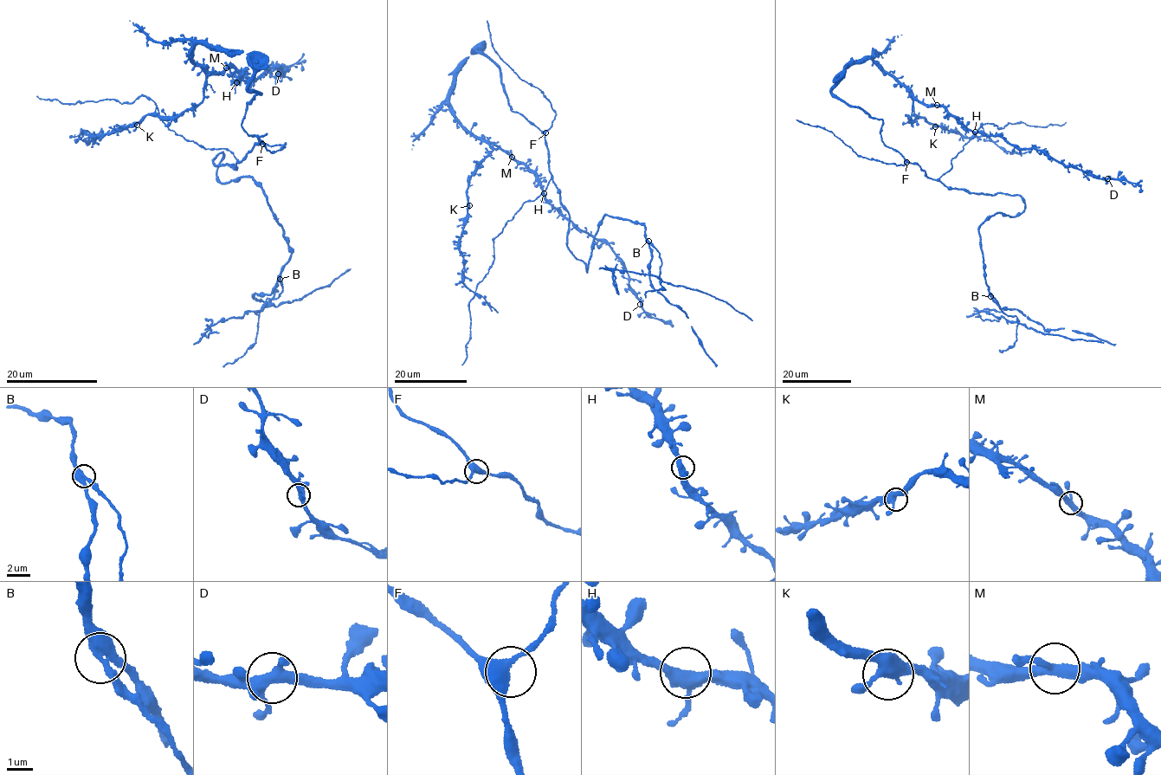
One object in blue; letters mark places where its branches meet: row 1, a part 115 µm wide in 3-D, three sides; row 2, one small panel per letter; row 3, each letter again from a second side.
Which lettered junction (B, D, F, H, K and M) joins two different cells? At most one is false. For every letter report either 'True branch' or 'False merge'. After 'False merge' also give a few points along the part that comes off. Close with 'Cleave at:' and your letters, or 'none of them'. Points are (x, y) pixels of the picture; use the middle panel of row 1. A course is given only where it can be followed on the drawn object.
B: False merge. Course of the part to remove: (648, 242), (660, 254), (660, 277), (663, 281), (697, 289), (725, 301), (752, 320)
D: True branch
F: True branch
H: True branch
K: True branch
M: True branch
Cleave at: B

